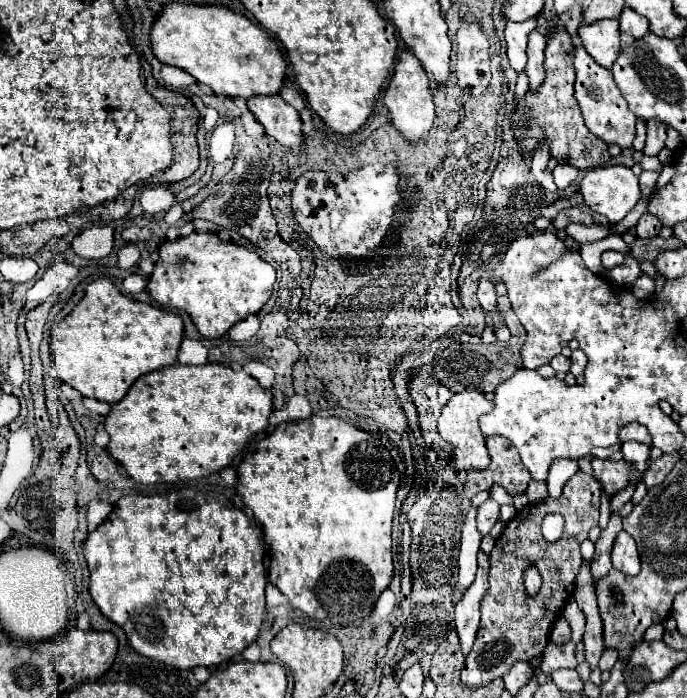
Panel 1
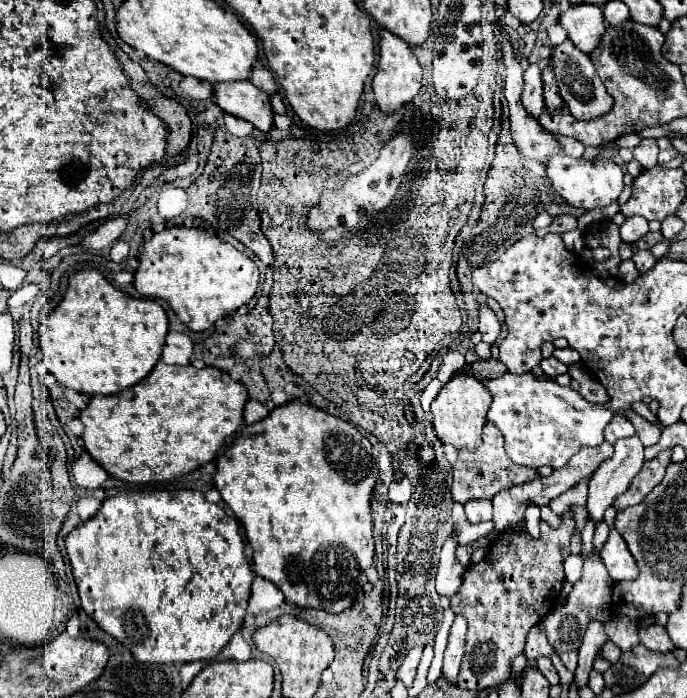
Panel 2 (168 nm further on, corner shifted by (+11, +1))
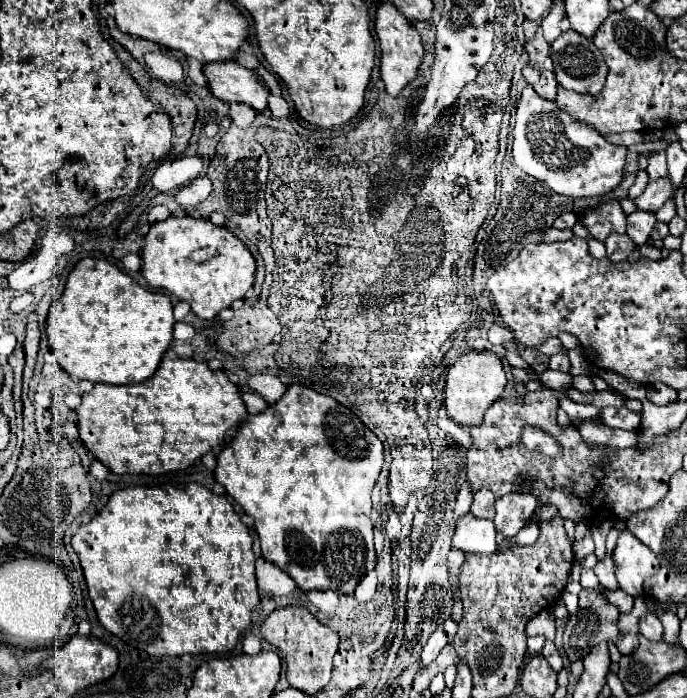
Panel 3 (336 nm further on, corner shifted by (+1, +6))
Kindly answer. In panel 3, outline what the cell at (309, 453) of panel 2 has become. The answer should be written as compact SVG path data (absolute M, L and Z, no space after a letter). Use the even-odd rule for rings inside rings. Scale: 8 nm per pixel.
M292 384L286 393L270 407L266 407L262 413L258 415L248 415L246 421L242 423L240 431L236 433L236 439L232 439L218 455L216 455L216 469L214 469L214 477L216 481L226 489L228 495L232 495L240 507L254 519L254 529L262 541L262 557L276 563L282 571L286 571L296 585L302 591L326 591L332 589L336 593L352 593L354 587L358 585L358 581L366 575L366 571L374 569L376 565L376 553L374 553L374 541L372 541L372 521L370 521L370 511L372 511L372 487L380 475L384 463L384 451L382 451L382 441L342 403L338 403L336 399L328 397L328 395L320 395L318 391L310 389L300 384Z

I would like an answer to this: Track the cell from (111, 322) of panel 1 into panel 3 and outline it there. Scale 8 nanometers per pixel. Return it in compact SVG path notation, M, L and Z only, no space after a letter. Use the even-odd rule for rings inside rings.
M86 257L76 263L72 273L68 275L62 295L52 303L46 317L46 335L52 353L72 377L88 379L92 383L128 385L142 383L154 375L162 361L162 355L172 343L174 323L176 321L172 315L172 303L166 293L146 291L116 265L102 259Z

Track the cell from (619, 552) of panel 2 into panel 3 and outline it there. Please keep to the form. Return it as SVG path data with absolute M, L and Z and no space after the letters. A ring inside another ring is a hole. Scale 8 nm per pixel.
M630 531L620 533L614 549L614 563L620 589L632 597L640 597L644 593L644 581L660 567L658 557Z

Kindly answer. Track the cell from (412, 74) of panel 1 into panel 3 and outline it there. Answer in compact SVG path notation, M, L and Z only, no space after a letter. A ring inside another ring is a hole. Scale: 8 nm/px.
M392 3L378 5L374 29L378 35L378 43L380 43L380 77L386 83L386 91L390 95L398 95L404 89L404 85L416 77L418 65L422 61L424 47L420 43L420 33Z

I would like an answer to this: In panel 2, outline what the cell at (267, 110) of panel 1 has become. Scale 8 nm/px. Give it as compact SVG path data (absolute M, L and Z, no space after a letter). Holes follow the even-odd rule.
M222 82L214 90L216 104L224 112L250 122L260 132L268 132L274 126L270 96L252 82Z

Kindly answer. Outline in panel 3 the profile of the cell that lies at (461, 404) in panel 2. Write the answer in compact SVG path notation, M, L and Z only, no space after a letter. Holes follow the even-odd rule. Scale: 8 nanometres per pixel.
M464 351L456 363L446 373L446 387L444 387L444 407L448 417L458 425L480 425L486 409L500 399L506 387L506 373L502 361L492 351Z

